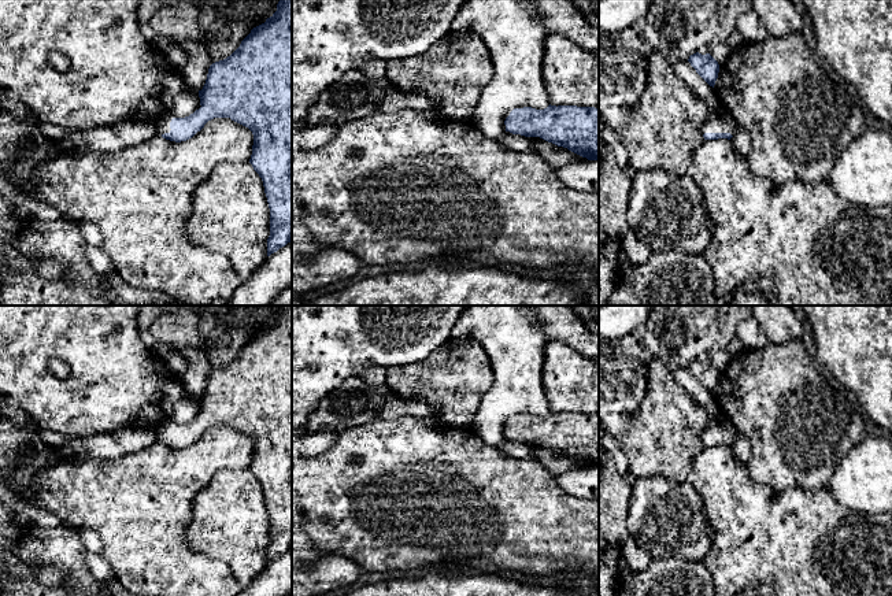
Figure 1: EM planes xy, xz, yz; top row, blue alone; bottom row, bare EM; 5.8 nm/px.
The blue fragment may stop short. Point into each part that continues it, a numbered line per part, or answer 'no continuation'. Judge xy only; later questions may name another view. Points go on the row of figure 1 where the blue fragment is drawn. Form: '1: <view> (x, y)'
1: xy (162, 125)

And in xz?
no continuation

